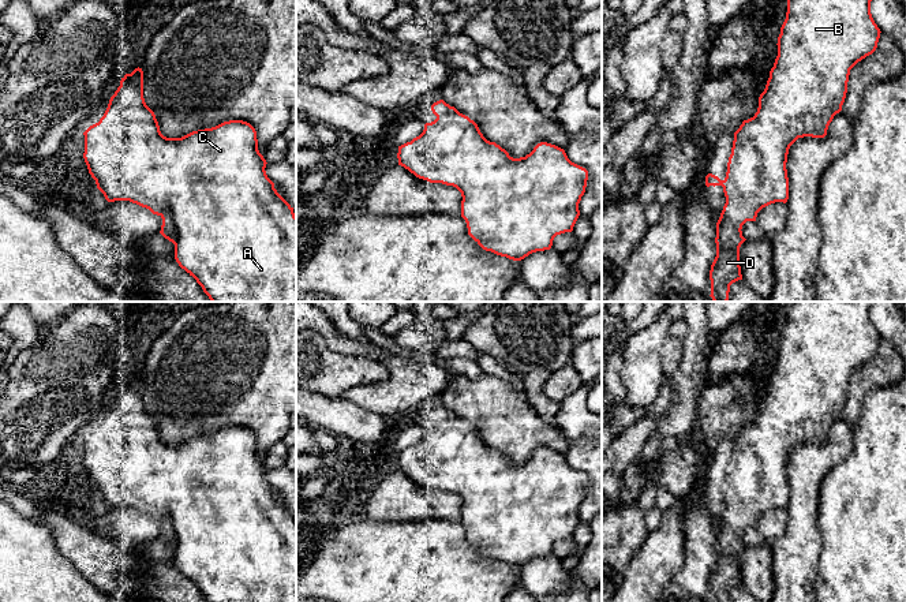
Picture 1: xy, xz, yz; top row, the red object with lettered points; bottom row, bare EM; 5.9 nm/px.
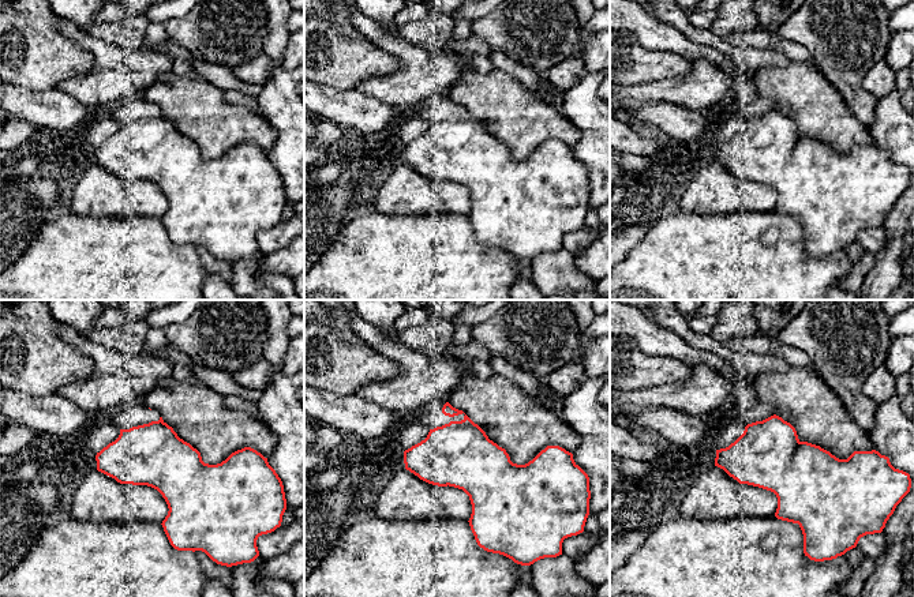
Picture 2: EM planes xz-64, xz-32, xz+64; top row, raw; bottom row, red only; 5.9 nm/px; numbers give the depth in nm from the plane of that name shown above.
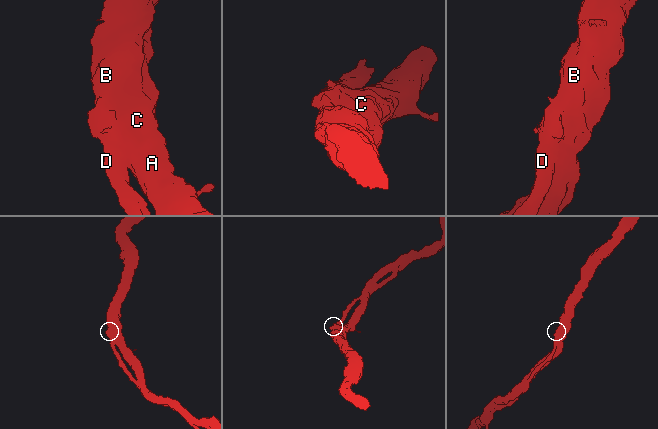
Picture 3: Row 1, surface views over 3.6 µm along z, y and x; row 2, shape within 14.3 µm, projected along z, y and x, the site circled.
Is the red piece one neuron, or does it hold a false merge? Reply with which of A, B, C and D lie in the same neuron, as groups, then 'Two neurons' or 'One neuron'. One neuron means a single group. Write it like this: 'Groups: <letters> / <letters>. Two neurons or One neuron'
Groups: A B C D. One neuron

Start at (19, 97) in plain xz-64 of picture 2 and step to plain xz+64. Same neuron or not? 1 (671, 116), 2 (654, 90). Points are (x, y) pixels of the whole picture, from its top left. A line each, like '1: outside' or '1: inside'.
1: inside
2: outside

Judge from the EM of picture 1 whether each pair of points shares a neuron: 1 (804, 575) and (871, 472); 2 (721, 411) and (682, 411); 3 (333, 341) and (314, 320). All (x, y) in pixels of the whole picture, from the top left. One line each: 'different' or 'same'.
1: different
2: different
3: same

